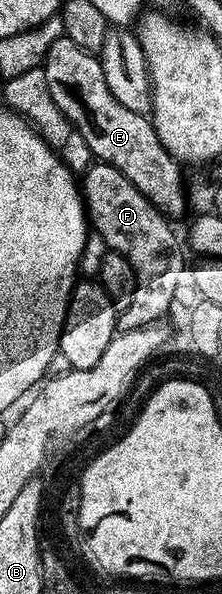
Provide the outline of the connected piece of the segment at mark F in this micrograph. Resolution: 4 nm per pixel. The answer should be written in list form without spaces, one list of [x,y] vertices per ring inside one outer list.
[[[94,161],[84,171],[83,201],[92,229],[103,236],[112,253],[127,256],[131,268],[135,268],[135,292],[131,295],[131,304],[118,313],[118,331],[141,330],[152,322],[161,322],[173,306],[173,297],[185,270],[185,258],[181,255],[183,242],[169,227],[170,219],[153,206],[151,200],[147,200],[147,196],[143,196],[143,192],[119,172],[119,168],[111,168],[106,162]]]

